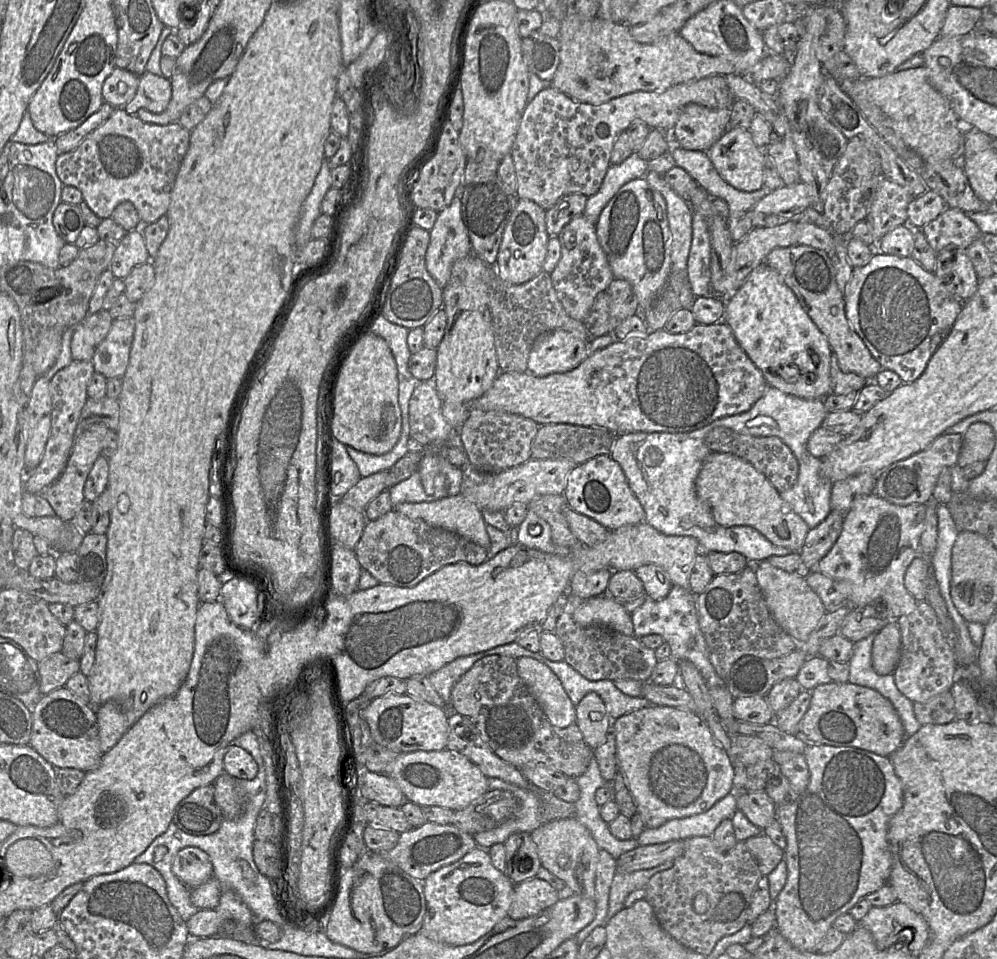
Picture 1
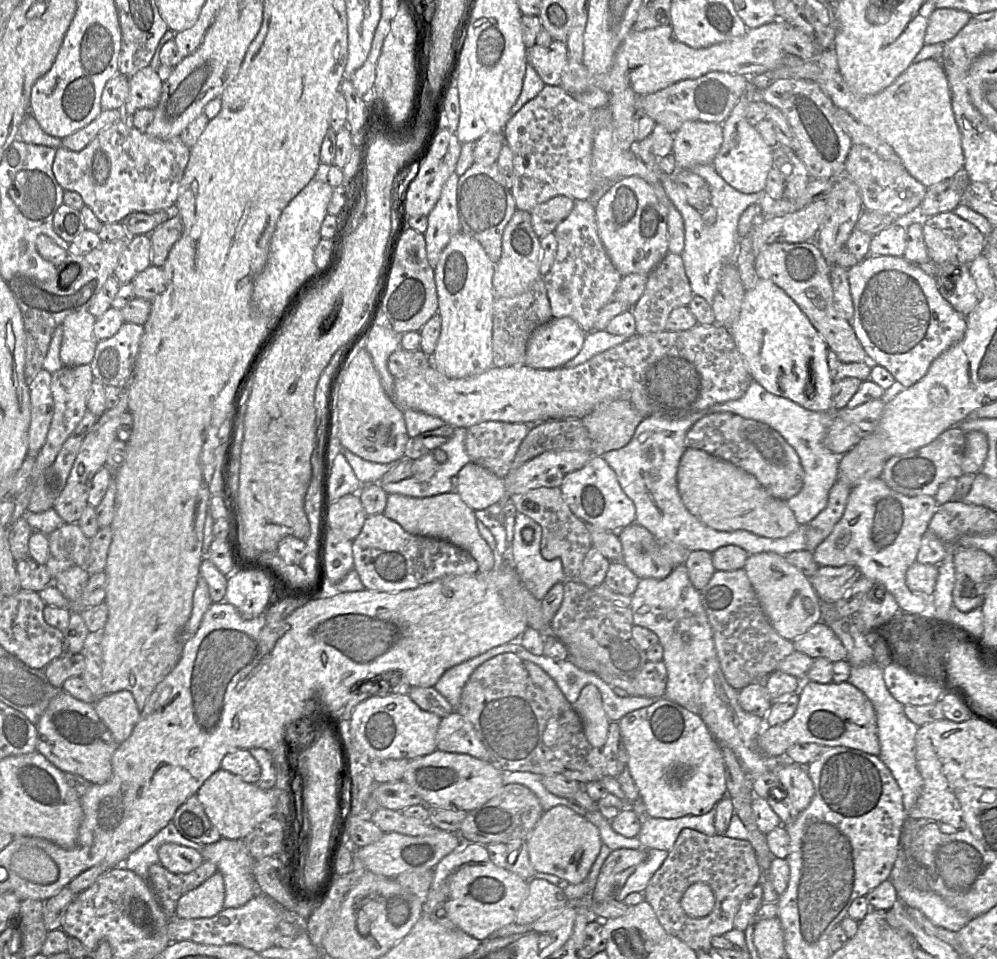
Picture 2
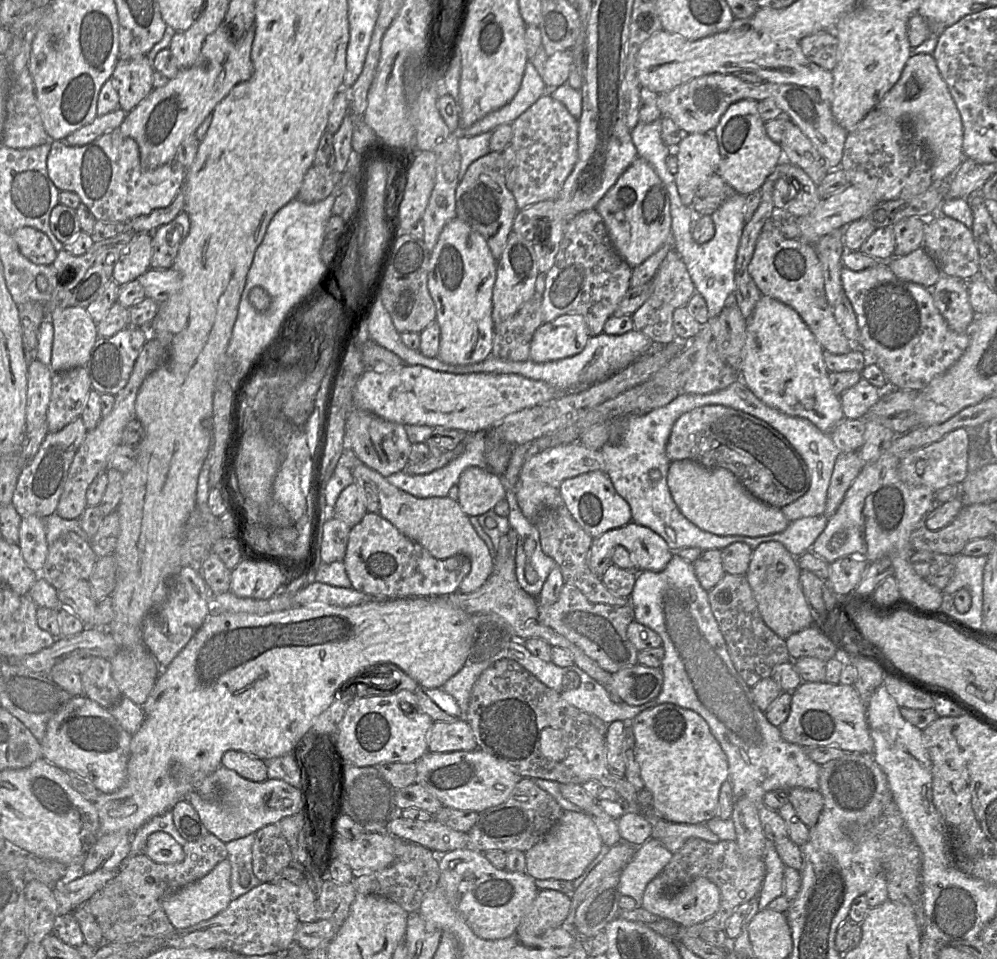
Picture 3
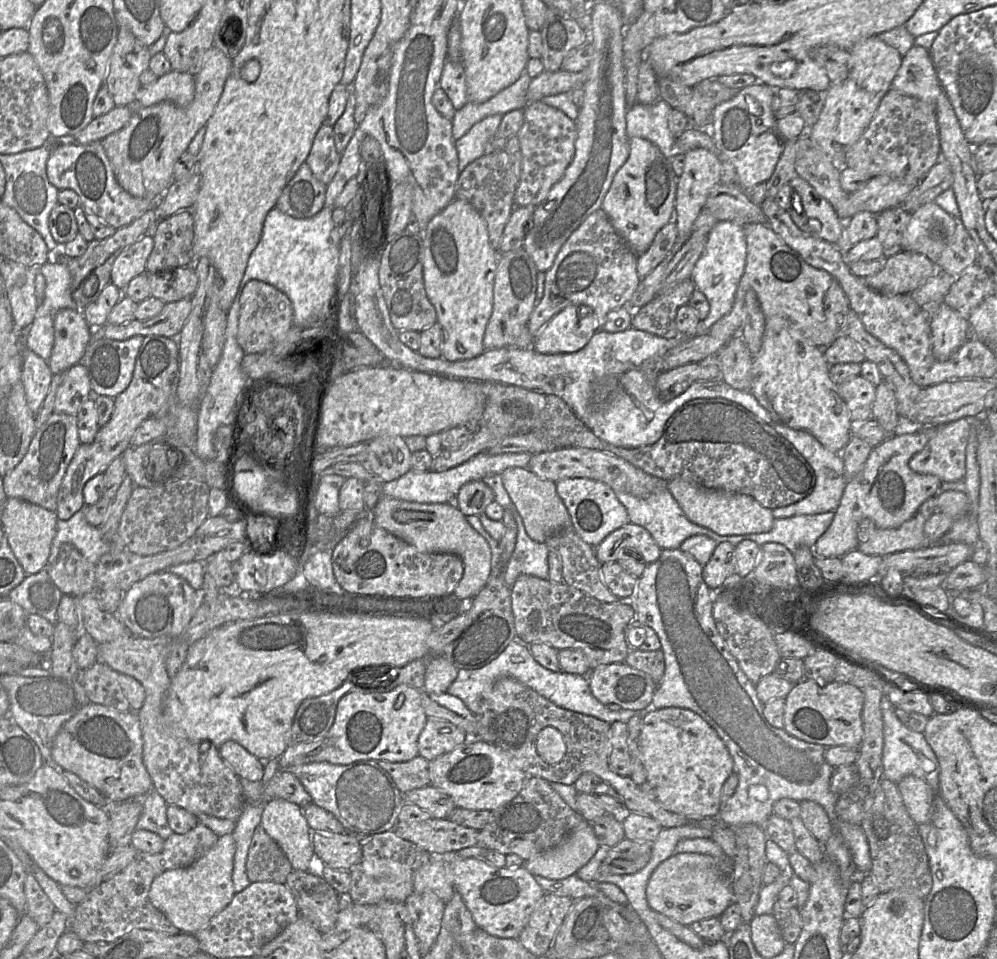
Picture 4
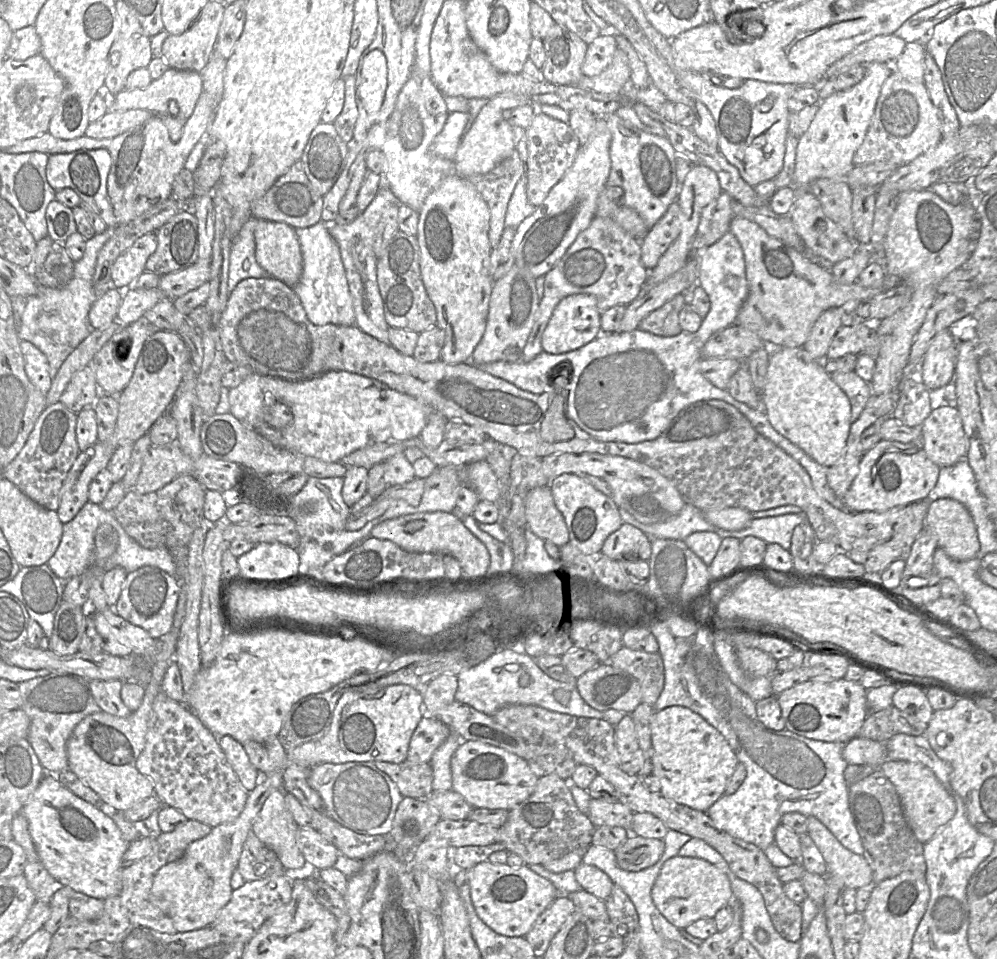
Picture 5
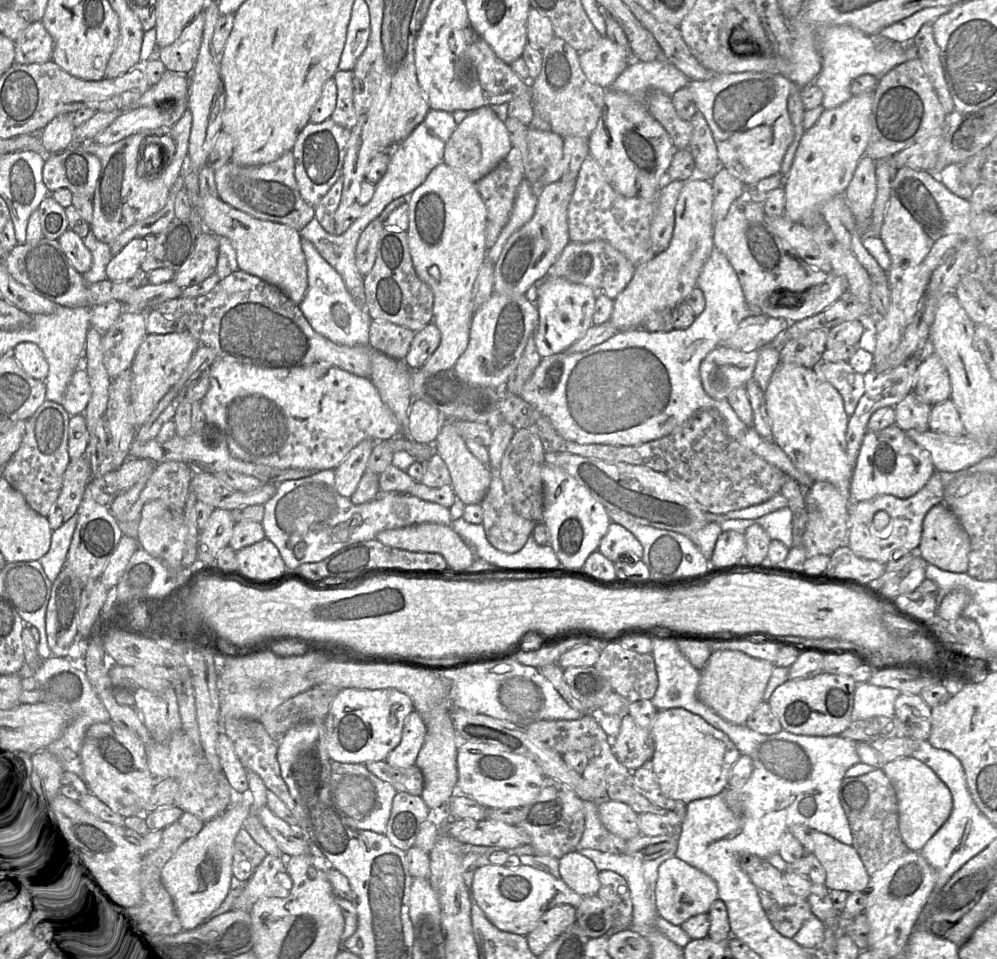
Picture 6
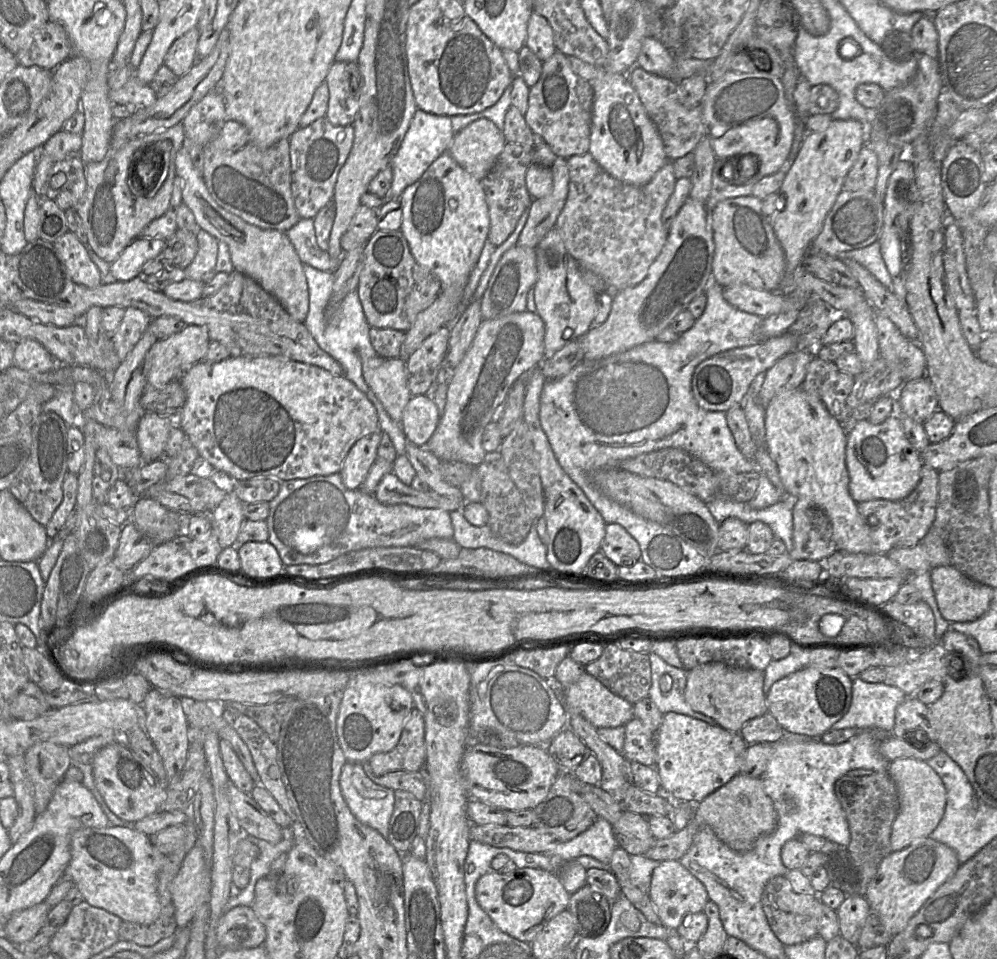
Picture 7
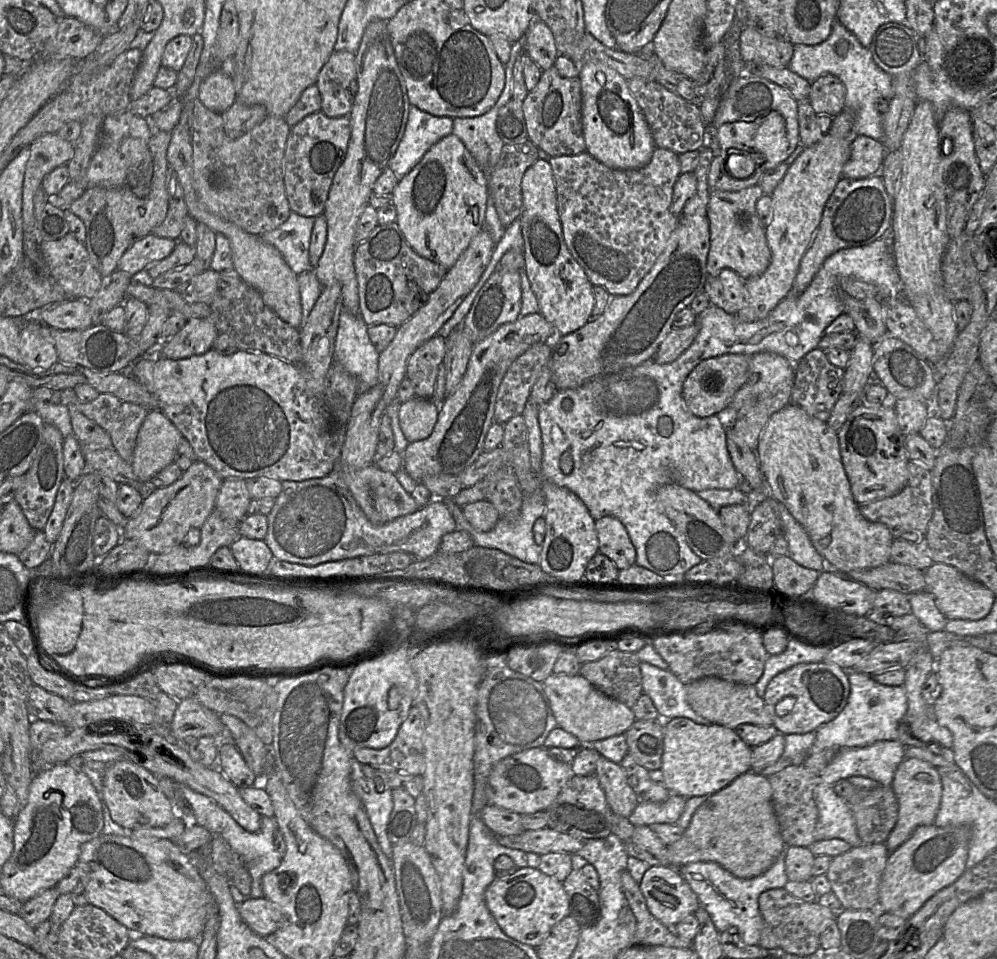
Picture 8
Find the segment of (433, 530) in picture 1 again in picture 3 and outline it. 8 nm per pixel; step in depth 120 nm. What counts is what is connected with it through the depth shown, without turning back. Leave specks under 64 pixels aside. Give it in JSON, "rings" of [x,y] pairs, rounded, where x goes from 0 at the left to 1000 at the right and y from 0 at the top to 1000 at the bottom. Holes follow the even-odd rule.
{"rings":[[[367,534],[364,541],[351,552],[344,587],[354,614],[385,624],[451,620],[459,616],[472,593],[471,584],[464,579],[447,583],[434,581],[380,534]]]}

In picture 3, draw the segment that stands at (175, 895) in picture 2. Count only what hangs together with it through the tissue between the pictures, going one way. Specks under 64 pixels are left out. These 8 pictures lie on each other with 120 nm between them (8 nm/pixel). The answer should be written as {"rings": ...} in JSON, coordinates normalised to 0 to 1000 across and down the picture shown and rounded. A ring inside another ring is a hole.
{"rings":[[[211,868],[198,877],[187,877],[183,883],[186,894],[184,898],[175,901],[155,899],[145,891],[128,894],[115,914],[90,938],[87,948],[100,967],[104,983],[132,983],[174,972],[177,968],[169,958],[162,938],[169,932],[205,914],[229,894],[226,879]]]}

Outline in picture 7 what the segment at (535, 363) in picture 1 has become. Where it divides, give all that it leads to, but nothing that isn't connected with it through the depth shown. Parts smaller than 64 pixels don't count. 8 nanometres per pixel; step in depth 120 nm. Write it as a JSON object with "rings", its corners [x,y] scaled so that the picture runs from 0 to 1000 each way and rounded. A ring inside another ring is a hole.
{"rings":[[[558,238],[550,241],[537,258],[539,292],[535,298],[538,326],[547,338],[546,372],[551,373],[595,341],[598,308],[583,287],[581,274],[570,264]]]}

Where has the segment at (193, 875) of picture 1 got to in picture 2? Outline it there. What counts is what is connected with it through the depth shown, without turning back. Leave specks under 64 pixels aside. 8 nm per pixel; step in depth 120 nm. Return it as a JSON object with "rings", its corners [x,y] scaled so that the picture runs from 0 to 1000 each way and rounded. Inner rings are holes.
{"rings":[[[175,879],[161,881],[158,885],[158,894],[160,901],[176,911],[193,909],[205,898],[198,885]]]}

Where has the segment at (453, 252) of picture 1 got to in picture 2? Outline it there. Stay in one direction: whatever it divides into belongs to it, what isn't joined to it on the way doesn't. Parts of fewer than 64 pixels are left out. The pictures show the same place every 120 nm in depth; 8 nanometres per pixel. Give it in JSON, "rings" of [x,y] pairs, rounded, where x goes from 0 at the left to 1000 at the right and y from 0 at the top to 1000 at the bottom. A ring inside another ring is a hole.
{"rings":[[[451,182],[445,192],[441,206],[429,226],[429,238],[425,243],[427,263],[431,276],[435,279],[443,262],[451,249],[463,242],[459,226],[458,194],[460,184]]]}

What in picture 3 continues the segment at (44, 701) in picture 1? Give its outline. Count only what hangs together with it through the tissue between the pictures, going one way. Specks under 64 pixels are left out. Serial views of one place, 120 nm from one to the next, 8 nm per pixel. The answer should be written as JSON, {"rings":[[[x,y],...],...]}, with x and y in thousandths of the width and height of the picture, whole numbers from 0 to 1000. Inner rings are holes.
{"rings":[[[72,726],[48,752],[40,778],[46,794],[88,812],[100,827],[107,828],[126,814],[131,770],[108,739],[86,726]]]}

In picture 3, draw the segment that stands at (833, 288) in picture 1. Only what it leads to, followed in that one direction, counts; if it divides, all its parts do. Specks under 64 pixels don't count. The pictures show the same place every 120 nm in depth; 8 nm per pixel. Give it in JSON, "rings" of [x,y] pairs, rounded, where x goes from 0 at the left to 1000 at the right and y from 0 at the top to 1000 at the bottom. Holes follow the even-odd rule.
{"rings":[[[773,231],[763,241],[756,260],[750,284],[763,309],[770,309],[795,321],[811,341],[826,365],[839,370],[850,369],[857,363],[846,348],[829,314],[826,289],[816,254],[787,247]]]}

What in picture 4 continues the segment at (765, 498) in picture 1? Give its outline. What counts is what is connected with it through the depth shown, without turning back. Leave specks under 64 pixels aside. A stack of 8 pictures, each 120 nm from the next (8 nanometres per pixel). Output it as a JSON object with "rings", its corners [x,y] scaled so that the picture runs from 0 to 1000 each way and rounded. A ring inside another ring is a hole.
{"rings":[[[683,498],[670,502],[669,509],[692,543],[720,558],[763,557],[771,555],[775,550],[777,540],[774,532],[765,529],[753,517],[707,510]]]}

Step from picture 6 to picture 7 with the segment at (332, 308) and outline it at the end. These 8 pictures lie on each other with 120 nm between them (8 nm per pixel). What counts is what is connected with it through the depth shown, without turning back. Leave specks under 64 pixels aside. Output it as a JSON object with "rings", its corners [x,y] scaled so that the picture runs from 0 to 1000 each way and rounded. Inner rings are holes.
{"rings":[[[304,275],[304,282],[307,288],[310,304],[310,322],[304,337],[318,359],[341,379],[344,385],[344,391],[354,398],[361,408],[366,410],[368,415],[374,420],[378,428],[381,448],[391,456],[398,474],[406,473],[408,457],[403,445],[392,437],[383,420],[370,405],[363,392],[364,374],[375,372],[378,370],[378,367],[371,357],[371,340],[367,334],[358,303],[354,302],[350,304],[336,324],[332,325],[330,324],[329,316],[335,295],[334,285],[322,283],[308,275]]]}

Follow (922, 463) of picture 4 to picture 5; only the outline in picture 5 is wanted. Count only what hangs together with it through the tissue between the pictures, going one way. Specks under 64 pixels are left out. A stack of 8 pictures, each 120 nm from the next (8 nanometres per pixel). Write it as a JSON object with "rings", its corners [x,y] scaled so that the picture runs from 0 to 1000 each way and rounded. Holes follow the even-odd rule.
{"rings":[[[958,423],[937,425],[925,442],[924,458],[930,477],[943,488],[970,475],[971,457]]]}

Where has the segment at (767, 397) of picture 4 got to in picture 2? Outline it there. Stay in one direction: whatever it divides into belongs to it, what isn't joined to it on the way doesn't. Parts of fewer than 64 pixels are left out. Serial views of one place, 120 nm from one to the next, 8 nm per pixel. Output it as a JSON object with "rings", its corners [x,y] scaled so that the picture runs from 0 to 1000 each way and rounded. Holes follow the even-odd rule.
{"rings":[[[760,291],[755,300],[748,302],[741,330],[731,346],[755,397],[771,410],[791,416],[809,428],[838,430],[835,419],[836,398],[829,377],[830,361],[794,311],[773,292]]]}

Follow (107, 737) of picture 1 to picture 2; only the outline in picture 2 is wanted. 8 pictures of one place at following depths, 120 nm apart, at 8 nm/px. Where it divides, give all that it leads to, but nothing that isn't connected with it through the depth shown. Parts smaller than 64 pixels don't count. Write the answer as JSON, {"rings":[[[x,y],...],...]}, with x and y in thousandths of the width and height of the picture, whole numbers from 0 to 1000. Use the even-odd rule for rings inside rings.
{"rings":[[[127,719],[105,724],[96,729],[93,736],[118,776],[131,766],[141,743]]]}

